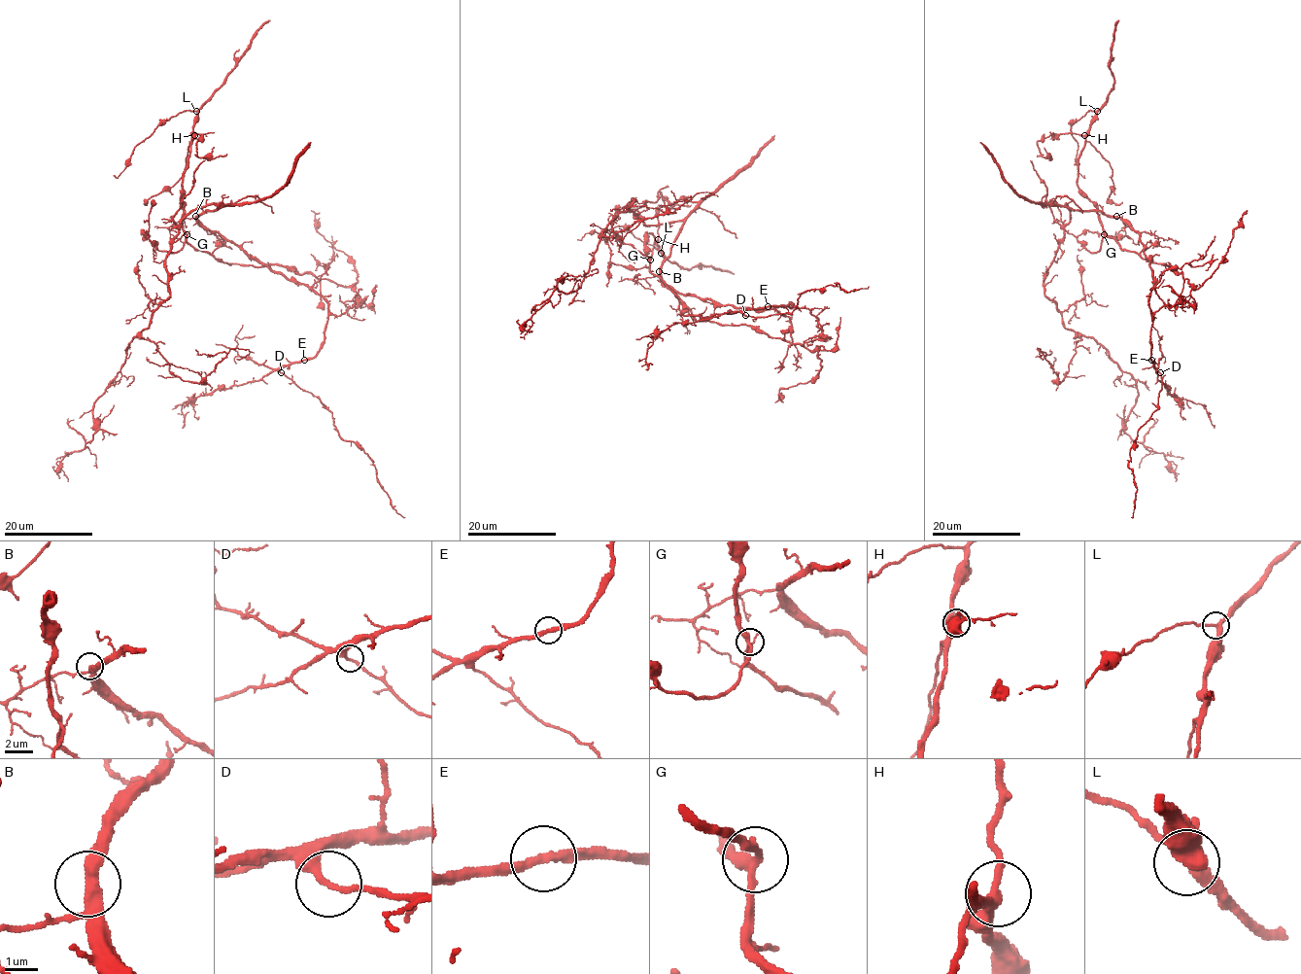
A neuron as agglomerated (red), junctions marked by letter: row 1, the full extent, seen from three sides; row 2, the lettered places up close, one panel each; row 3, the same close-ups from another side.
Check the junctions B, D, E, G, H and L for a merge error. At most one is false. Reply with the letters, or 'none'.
none

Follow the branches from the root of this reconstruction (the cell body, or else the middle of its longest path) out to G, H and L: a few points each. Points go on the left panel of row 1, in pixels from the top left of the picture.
G: (196, 218), (211, 232), (215, 232), (220, 246), (211, 254), (196, 250), (186, 240), (187, 234)
H: (196, 218), (220, 240), (211, 254), (196, 250), (186, 240), (182, 224), (182, 174), (194, 135)
L: (196, 218), (220, 240), (211, 254), (196, 250), (186, 240), (182, 224), (182, 174), (190, 150), (196, 111)

